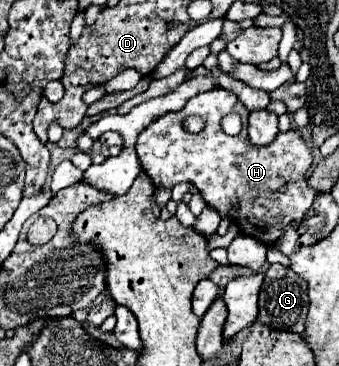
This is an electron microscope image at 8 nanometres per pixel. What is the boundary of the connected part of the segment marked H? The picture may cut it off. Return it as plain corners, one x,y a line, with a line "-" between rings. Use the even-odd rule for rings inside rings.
216,87
188,99
184,109
164,113
162,117
154,119
138,135
136,153
142,169
148,173
156,189
172,189
174,185
188,181
198,187
204,201
210,207
216,207
222,217
232,215
242,233
272,245
288,223
300,223
302,215
318,195
306,185
304,177
312,163
312,149
294,129
278,133
268,149
258,149
250,143
246,127
248,109
232,91
-
232,111
240,113
242,117
242,131
234,137
226,135
220,127
222,117
-
190,115
204,119
204,129
200,133
190,133
184,129
184,121
-
232,205
236,207
236,213
232,213

